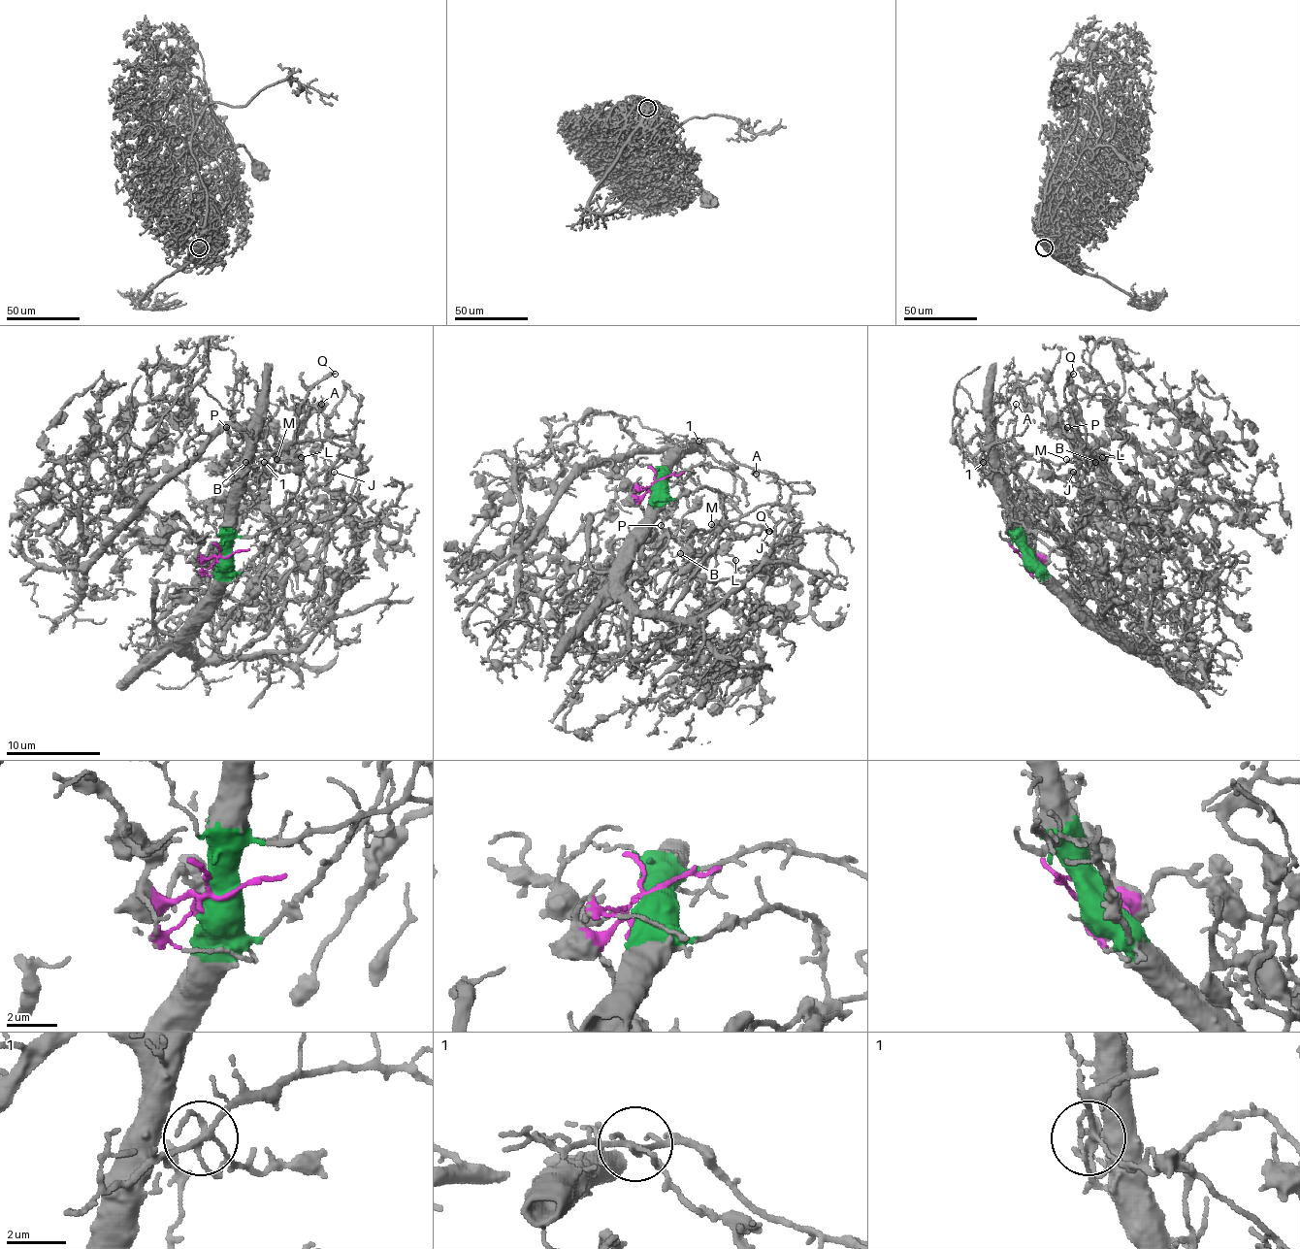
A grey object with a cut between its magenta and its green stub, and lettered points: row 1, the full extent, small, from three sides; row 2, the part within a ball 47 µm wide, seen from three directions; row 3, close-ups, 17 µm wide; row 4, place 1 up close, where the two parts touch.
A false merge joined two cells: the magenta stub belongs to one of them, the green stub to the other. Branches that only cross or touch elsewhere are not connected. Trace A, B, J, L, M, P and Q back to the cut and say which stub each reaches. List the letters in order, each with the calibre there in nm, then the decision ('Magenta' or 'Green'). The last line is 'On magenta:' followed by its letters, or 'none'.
A: Thickness 110 nm. Green
B: Thickness 100 nm. Magenta
J: Thickness 170 nm. Magenta
L: Thickness 160 nm. Magenta
M: Thickness 130 nm. Magenta
P: Thickness 220 nm. Magenta
Q: Thickness 280 nm. Magenta
On magenta: B, J, L, M, P, Q

